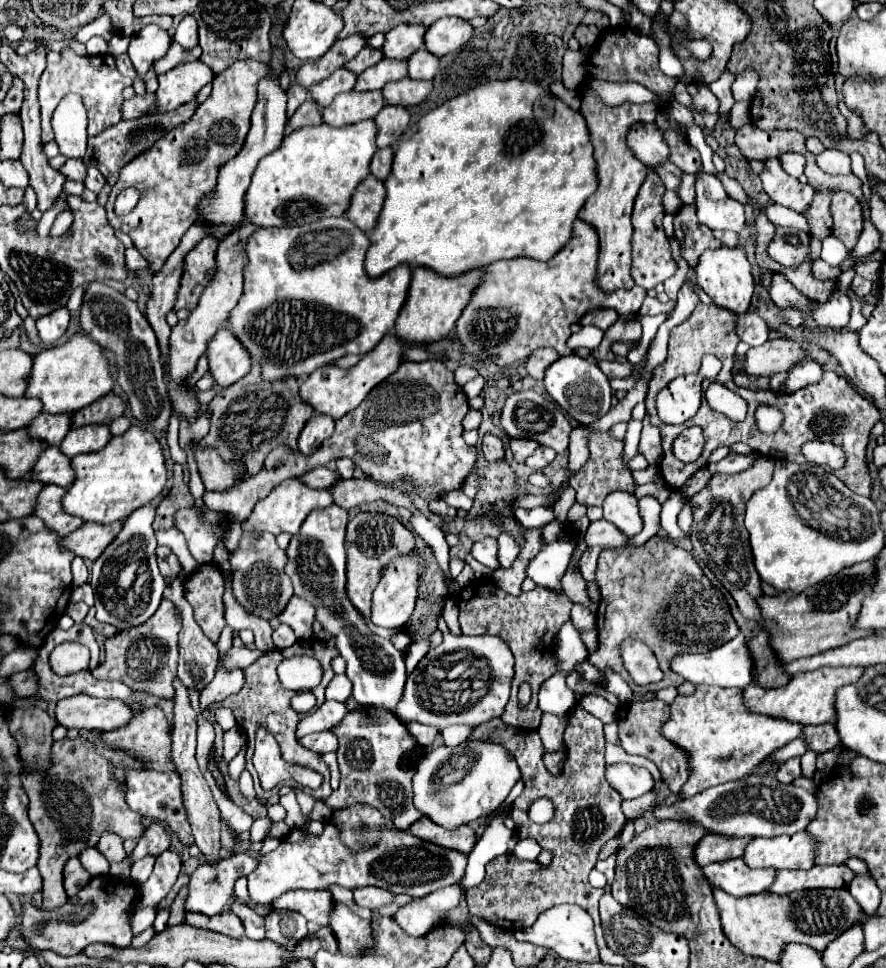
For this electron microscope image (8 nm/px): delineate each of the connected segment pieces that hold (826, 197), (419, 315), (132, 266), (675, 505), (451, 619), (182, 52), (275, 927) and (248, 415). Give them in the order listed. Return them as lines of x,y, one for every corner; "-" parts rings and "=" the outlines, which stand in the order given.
814,193
814,201
806,213
806,219
812,227
812,235
818,239
824,239
826,235
830,235
830,227
832,227
832,217
830,217
830,197
834,193
=
414,267
410,289
406,303
396,319
396,339
400,343
436,343
440,337
448,337
448,333
454,329
456,319
462,315
464,305
468,305
474,287
480,283
482,271
474,269
460,277
440,277
438,273
430,273
430,269
=
136,247
126,249
126,265
128,265
128,269
130,269
130,271
136,271
136,269
146,269
146,267
148,267
146,259
144,259
144,257
136,251
=
672,491
672,495
662,505
662,529
668,533
668,539
684,539
686,537
676,523
676,517
682,511
682,507
684,507
684,499
682,499
682,495
678,495
678,491
=
447,597
444,602
442,618
445,620
450,632
454,635
462,634
458,616
459,610
457,605
457,599
453,597
=
172,41
172,45
168,47
168,53
164,57
160,57
160,61
154,61
152,69
156,75
162,75
166,71
170,71
172,67
180,65
180,63
188,63
188,61
196,61
200,57
202,49
194,47
194,49
182,49
180,45
176,45
176,41
=
278,911
268,913
264,919
266,919
266,939
278,943
288,951
292,951
308,935
306,919
300,913
=
252,365
250,373
246,377
242,377
240,381
236,381
234,385
222,389
208,405
210,409
210,433
200,441
200,447
214,447
220,457
224,461
234,461
238,465
242,465
248,473
258,473
260,465
264,465
264,457
268,457
268,453
272,449
276,449
276,445
286,445
292,451
298,451
296,447
296,439
302,431
302,427
306,425
306,421
312,417
312,409
310,405
304,405
304,401
298,395
298,379
288,377
282,381
264,381
260,377
260,365

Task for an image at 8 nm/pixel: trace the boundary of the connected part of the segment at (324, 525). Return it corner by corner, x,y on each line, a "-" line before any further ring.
330,505
330,507
324,507
324,509
314,509
308,517
306,517
306,521
304,521
304,525
300,527
300,531
292,537
292,541
290,541
290,547
286,549
286,553
288,553
288,565
286,565
286,573
290,575
290,579
292,579
292,585
294,585
294,593
298,595
298,597
304,597
306,601
310,601
314,607
316,607
316,619
324,625
324,629
332,635
332,637
336,637
336,647
338,647
338,651
340,651
340,655
346,659
346,663
348,663
348,667
346,667
346,675
352,679
352,683
354,683
354,691
352,691
352,697
360,703
360,705
366,705
366,707
376,707
376,709
384,709
386,713
394,713
396,717
398,717
398,713
396,713
396,705
398,705
398,701
400,701
400,697
402,697
402,693
404,693
404,683
406,683
406,679
408,679
408,673
406,673
406,665
404,665
404,659
402,659
402,653
400,651
396,651
394,649
394,645
390,643
390,641
380,641
370,629
368,629
368,625
366,625
366,621
364,621
364,617
354,609
354,605
348,601
348,597
346,597
346,573
344,573
344,569
346,569
346,551
344,551
344,531
346,531
346,523
348,523
348,511
344,511
342,507
338,507
338,505

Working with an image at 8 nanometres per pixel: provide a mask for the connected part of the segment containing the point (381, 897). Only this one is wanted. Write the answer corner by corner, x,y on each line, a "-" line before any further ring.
364,887
364,889
354,889
354,899
356,905
366,907
366,909
378,909
380,905
388,905
388,903
400,903
405,905
408,901
412,901
414,897
408,897
406,894
388,893
386,889
376,889
376,887

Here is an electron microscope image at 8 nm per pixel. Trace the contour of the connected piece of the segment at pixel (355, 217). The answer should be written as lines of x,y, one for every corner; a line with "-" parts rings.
368,175
356,187
356,193
352,195
352,201
350,201
350,209
346,211
344,217
348,217
364,233
372,233
372,229
376,225
376,219
380,215
384,197
386,197
384,183
378,181
372,175

